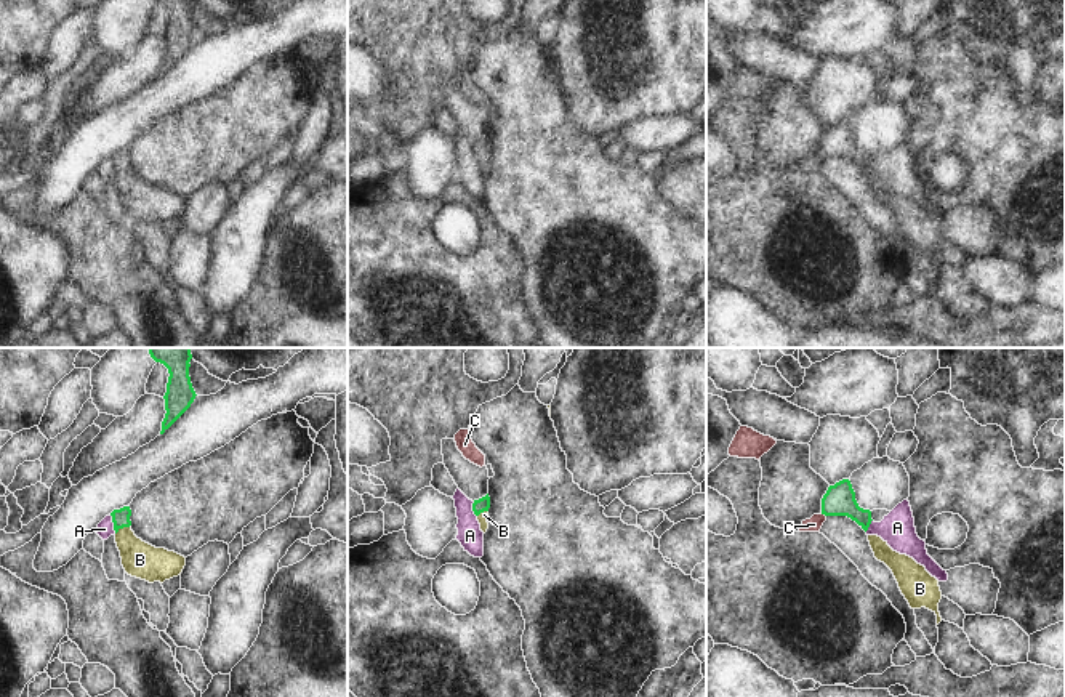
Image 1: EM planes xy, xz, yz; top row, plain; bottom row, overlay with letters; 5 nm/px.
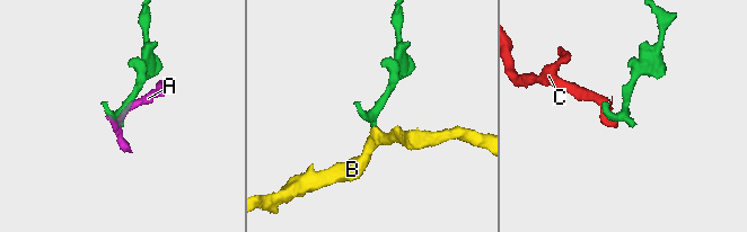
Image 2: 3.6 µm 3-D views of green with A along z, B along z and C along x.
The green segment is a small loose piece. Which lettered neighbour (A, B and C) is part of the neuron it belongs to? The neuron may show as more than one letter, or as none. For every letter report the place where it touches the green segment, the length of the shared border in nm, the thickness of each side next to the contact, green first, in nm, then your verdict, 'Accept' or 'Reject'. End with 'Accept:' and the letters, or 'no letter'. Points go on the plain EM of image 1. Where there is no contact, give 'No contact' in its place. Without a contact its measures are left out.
A: Touches green at xy (114, 165). Shared border 100 nm. Thickness 90 nm (green) against 90 nm. Reject
B: Touches green at xy (122, 169). Shared border 80 nm. Thickness 90 nm (green) against 180 nm. Accept
C: Touches green at yz (823, 154). Shared border 40 nm. Thickness 160 nm (green) against 80 nm. Reject
Accept: B.

